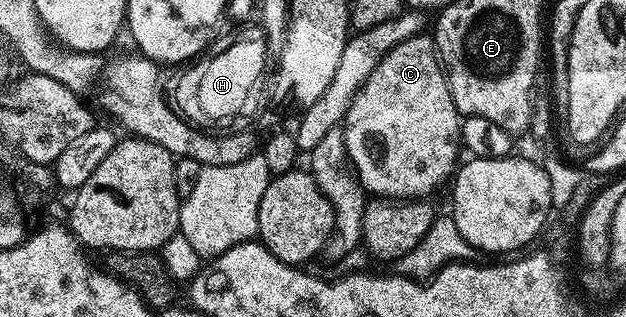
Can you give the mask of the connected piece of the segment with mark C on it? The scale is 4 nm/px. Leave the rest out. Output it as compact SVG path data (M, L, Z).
M419 35L398 43L370 71L370 79L354 95L350 111L346 111L342 128L348 159L352 162L357 177L369 194L397 199L424 199L444 180L453 176L457 168L456 152L461 152L460 123L462 114L454 107L448 78L436 52L436 43L431 36Z

